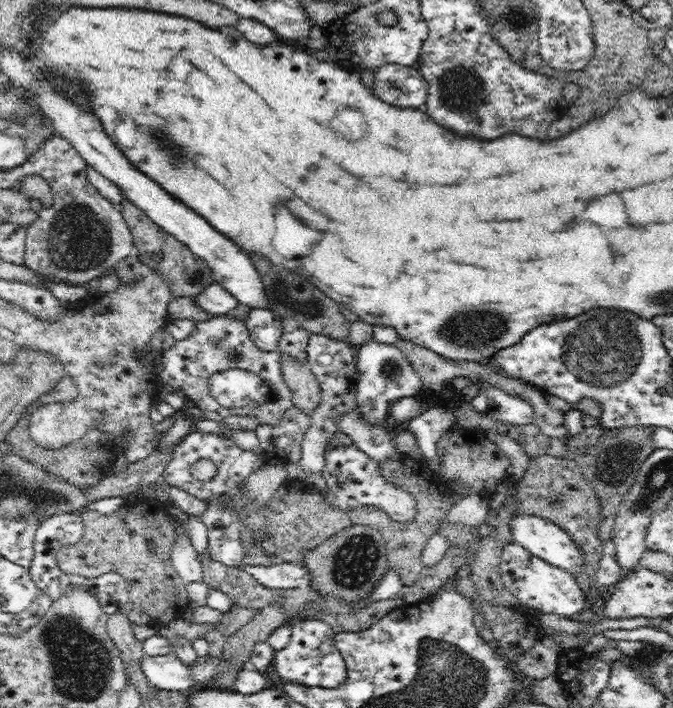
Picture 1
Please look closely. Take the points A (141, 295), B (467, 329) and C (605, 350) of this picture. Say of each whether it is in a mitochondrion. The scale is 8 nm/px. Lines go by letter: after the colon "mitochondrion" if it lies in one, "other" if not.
A: other
B: mitochondrion
C: mitochondrion

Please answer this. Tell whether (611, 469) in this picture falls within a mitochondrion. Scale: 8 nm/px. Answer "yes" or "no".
yes

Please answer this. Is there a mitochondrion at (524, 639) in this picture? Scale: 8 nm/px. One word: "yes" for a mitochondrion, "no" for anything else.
yes

